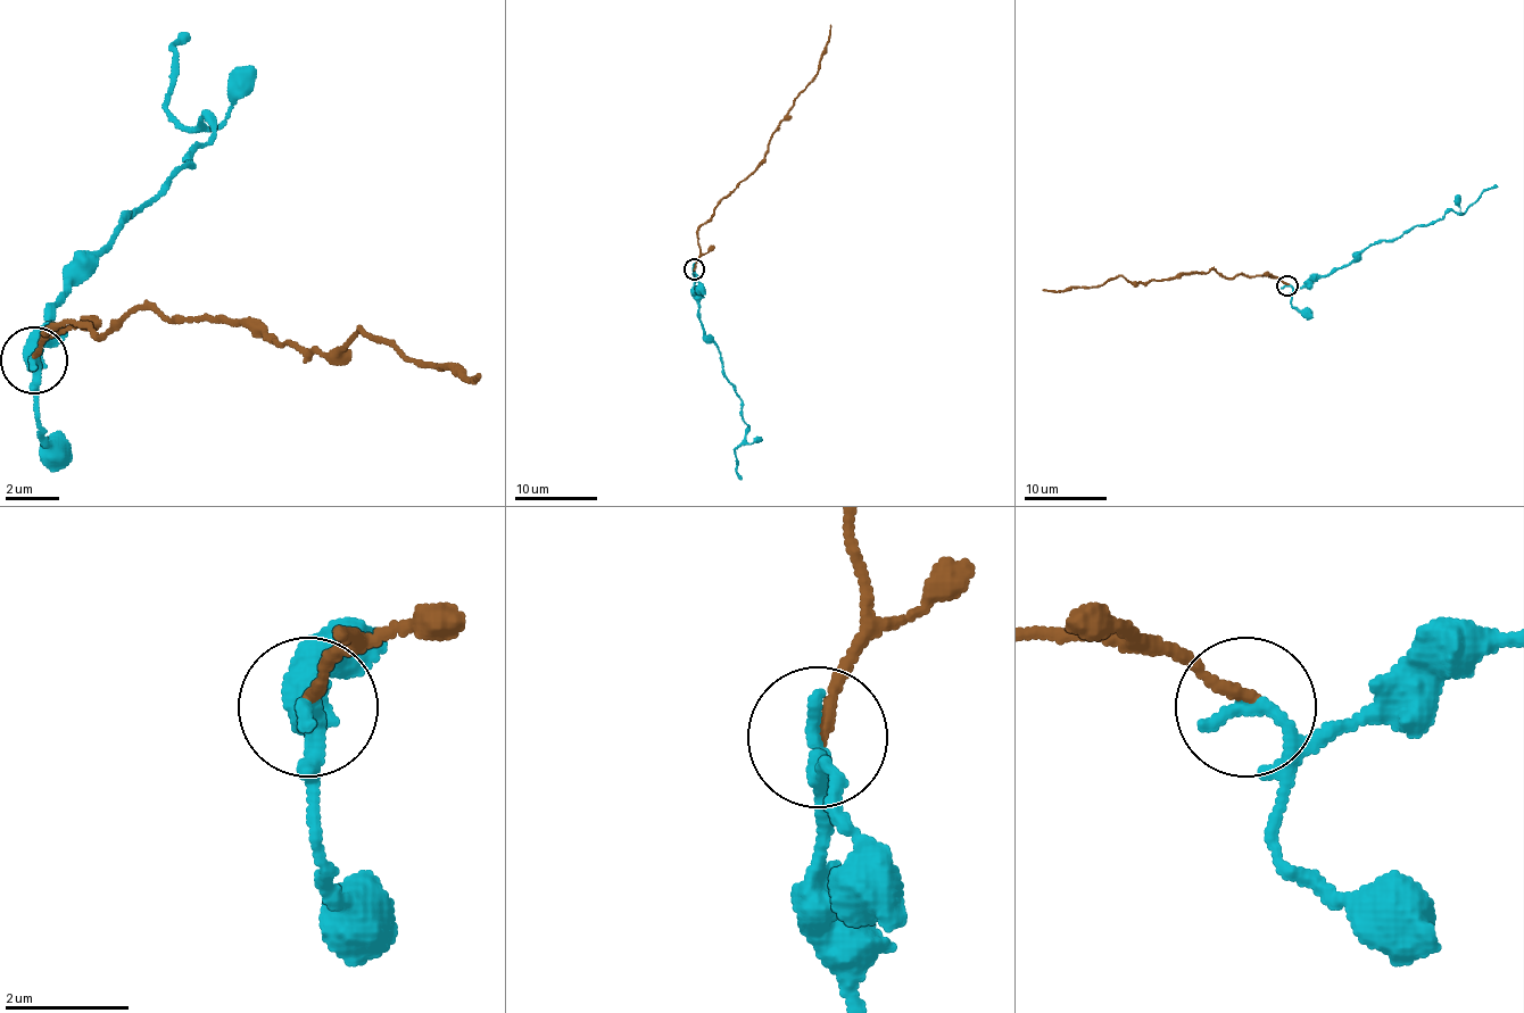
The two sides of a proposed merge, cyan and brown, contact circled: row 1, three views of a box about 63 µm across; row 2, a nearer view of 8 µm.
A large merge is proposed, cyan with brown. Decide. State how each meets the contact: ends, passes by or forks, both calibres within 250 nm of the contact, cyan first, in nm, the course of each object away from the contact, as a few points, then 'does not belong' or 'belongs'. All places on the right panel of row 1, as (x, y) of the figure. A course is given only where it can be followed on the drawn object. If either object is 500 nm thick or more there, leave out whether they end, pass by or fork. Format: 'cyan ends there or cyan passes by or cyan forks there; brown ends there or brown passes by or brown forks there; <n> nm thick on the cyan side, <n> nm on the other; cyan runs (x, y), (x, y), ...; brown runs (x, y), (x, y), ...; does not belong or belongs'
cyan ends there; brown ends there; 240 nm thick on the cyan side, 180 nm on the other; cyan runs (1286, 284), (1301, 289), (1375, 243), (1433, 224), (1450, 210), (1460, 214), (1498, 188); brown runs (1286, 284), (1274, 276), (1224, 279), (1216, 270), (1166, 281), (1131, 282), (1118, 276), (1090, 287), (1042, 289); does not belong

